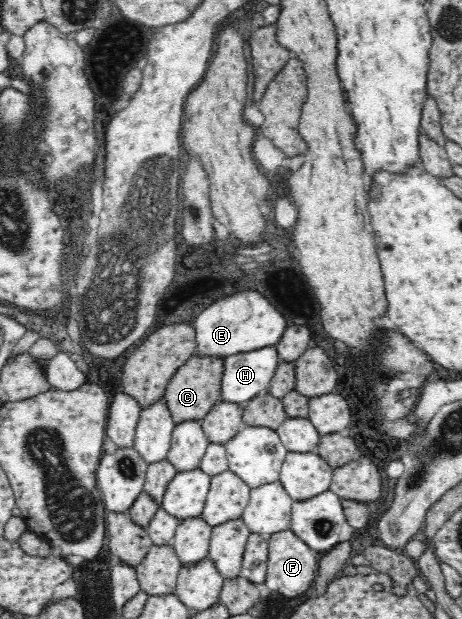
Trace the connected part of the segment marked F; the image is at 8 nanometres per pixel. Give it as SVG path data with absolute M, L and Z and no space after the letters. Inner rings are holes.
M290 531L273 534L269 540L268 566L265 584L257 584L259 595L267 597L270 592L279 592L285 598L297 598L305 594L307 590L312 592L311 586L315 580L316 572L319 570L319 555L313 552L301 539Z

